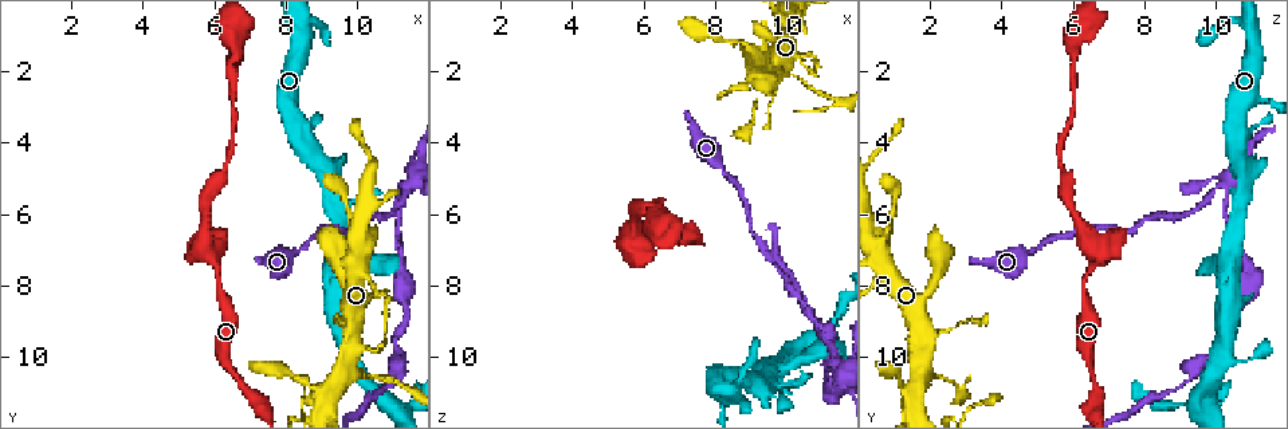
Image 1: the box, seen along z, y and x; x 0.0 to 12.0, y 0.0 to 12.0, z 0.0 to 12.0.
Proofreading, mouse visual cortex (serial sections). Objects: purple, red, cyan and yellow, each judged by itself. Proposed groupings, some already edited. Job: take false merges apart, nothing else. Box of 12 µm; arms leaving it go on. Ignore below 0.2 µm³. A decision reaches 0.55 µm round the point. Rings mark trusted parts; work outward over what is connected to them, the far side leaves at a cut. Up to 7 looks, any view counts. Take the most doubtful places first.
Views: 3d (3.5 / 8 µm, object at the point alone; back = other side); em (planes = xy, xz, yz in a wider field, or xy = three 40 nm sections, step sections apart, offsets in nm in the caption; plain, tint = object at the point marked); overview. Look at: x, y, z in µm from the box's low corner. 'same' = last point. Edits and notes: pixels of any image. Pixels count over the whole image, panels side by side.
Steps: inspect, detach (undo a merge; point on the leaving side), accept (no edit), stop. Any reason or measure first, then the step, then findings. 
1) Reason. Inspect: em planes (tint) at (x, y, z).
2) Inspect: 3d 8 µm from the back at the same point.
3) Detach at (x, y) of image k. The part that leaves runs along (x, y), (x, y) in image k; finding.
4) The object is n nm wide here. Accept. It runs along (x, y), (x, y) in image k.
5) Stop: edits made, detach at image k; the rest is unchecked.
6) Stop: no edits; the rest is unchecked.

Inspect: 3d 3.5 µm at (11.2, 5.1, 10.2).

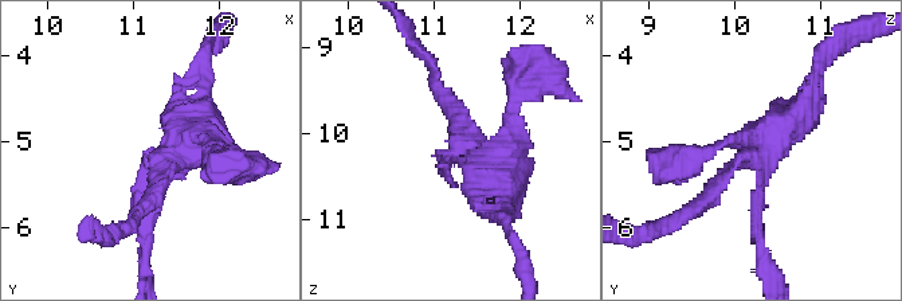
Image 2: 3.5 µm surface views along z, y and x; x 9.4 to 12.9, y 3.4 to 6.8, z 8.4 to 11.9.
4 arms meet here; the arms are 150, 200, 200, 350 nm wide. Inspect: em xy step 5 (tint) at (11.30, 5.20, 10.20).

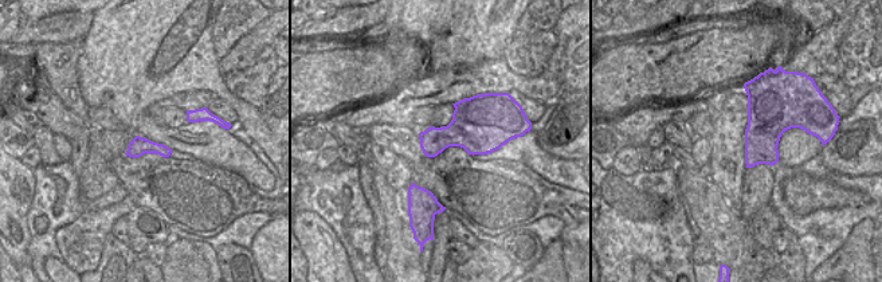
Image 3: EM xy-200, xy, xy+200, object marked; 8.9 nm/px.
Accept. It runs along (691, 212), (753, 155), (760, 238) in image 2; one cell here.

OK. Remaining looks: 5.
Sharp bend. Inspect: em xy step 3 (tint) at (8.5, 10.9, 1.2).

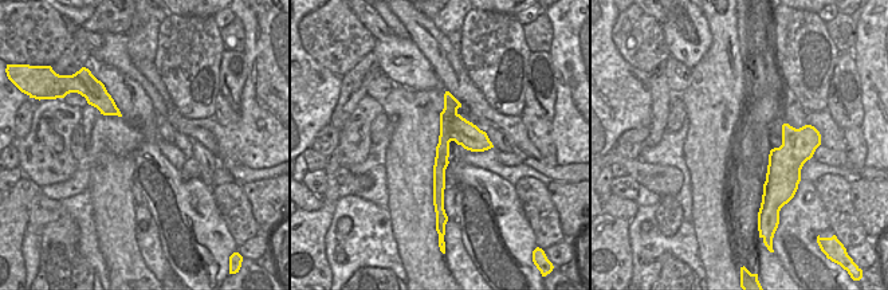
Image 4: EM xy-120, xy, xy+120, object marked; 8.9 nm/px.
Inspect: 3d 3.5 µm at the same point.

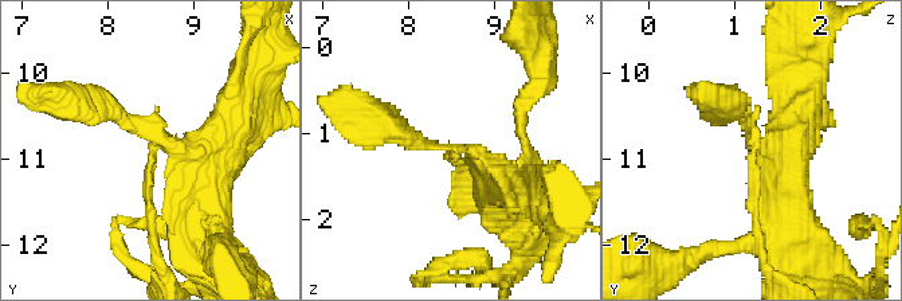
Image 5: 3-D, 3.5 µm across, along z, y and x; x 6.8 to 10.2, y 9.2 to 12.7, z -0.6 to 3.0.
Accept. It runs along (791, 135), (749, 144), (756, 238) in image 5; continuous, no second cell.

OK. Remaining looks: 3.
Arms part here. Inspect: 3d 3.5 µm from the back at (10.9, 11.3, 9.4).

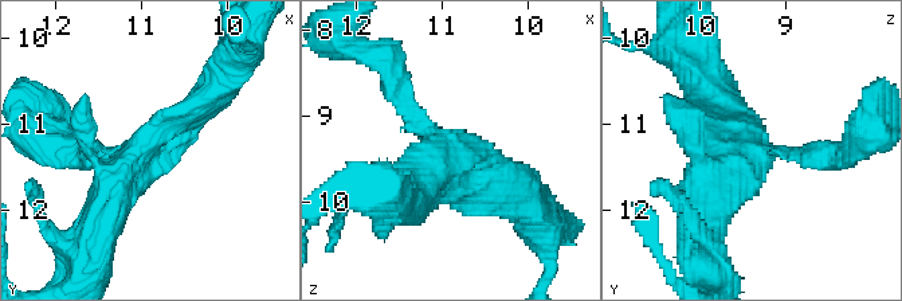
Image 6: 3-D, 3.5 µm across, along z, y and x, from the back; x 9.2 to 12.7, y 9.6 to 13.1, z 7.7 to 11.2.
Shape alone is not enough. Inspect: em xy step 3 (tint) at (10.90, 11.35, 9.45).

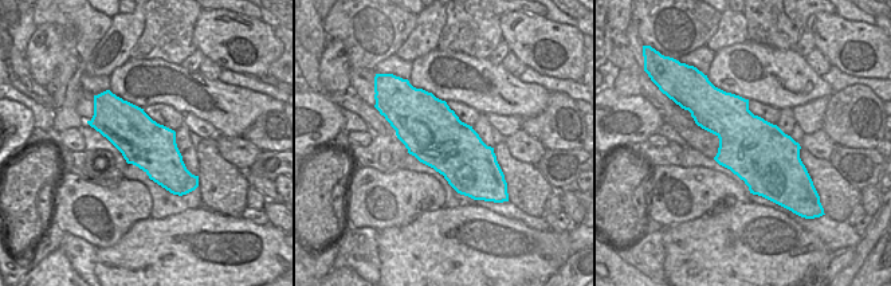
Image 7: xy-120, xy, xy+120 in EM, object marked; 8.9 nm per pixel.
Accept. It runs along (210, 97), (128, 175), (94, 159) in image 6; continuous, no second cell.

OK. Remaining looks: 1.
Stop: no edits; the rest is unchecked.

